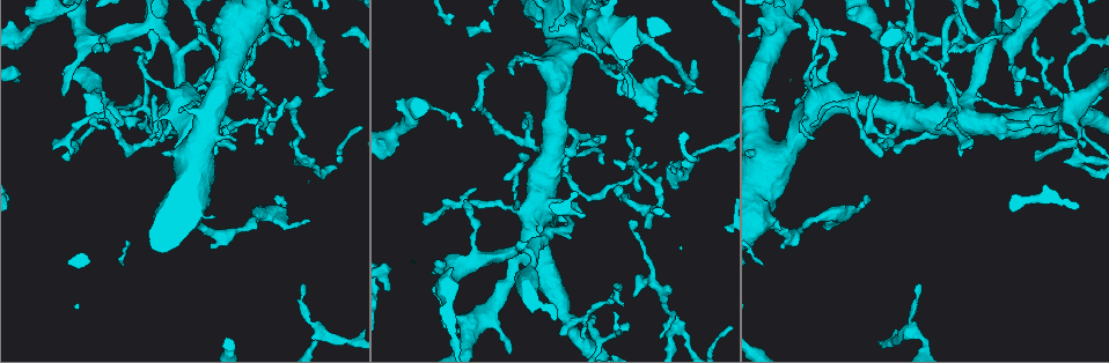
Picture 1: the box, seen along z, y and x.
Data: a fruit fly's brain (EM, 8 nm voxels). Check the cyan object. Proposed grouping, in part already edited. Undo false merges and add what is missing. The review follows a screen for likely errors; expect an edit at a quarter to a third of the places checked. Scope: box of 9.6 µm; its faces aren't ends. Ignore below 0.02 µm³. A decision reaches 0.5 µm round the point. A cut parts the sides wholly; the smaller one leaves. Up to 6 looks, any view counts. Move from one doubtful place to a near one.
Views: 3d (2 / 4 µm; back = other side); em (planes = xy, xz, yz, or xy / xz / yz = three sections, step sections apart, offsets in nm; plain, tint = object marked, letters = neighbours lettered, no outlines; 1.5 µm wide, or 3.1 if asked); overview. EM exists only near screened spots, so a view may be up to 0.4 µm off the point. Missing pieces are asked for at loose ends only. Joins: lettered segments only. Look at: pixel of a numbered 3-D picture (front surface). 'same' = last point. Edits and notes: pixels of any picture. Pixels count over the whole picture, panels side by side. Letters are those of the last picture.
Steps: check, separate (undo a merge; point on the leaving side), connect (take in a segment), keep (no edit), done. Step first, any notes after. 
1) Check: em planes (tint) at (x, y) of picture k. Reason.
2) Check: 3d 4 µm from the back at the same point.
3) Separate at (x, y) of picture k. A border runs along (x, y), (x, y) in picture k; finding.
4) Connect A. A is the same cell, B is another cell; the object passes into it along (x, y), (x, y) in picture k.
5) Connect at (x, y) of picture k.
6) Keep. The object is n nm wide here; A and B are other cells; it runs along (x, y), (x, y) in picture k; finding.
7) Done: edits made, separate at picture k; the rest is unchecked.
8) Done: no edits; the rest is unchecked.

Check: 3d 2 µm at (782, 247) of picture 1. Free end.

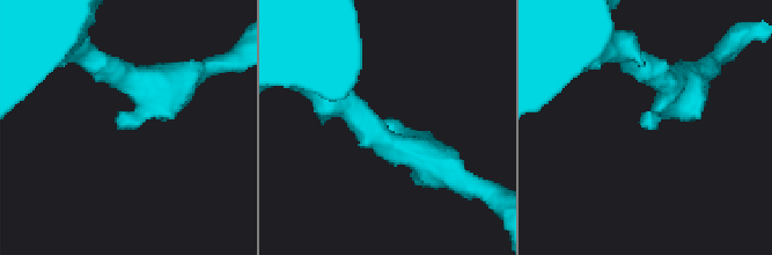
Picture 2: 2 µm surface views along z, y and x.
Check: em planes (tint) at (650, 126) of picture 2.

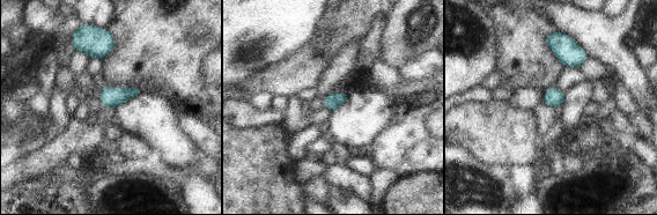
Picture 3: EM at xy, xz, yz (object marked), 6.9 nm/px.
Check: em planes (letters) at the same point. See the neighbours.

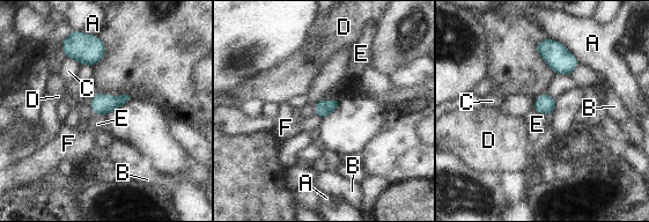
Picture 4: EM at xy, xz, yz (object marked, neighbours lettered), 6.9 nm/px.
Keep. The object is 120 nm wide here; A, B, C, D, E and F are other cells; a border runs along (322, 98), (339, 100) in picture 4; none of them fits.

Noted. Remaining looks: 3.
Check: 3d 2 µm from the back at (306, 285) of picture 1. Free end.

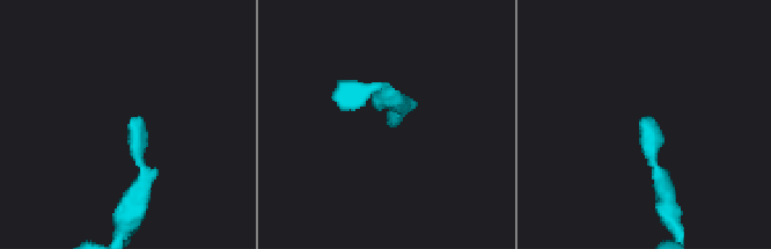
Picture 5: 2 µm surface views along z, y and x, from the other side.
Check: em yz step 8 (letters) at (133, 120) of picture 5.

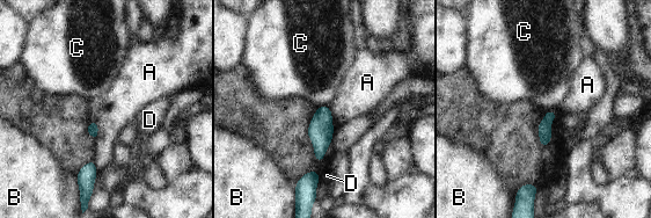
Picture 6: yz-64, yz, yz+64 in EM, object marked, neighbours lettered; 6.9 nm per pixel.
Check: em planes (letters) at the same point. Cut it another way.

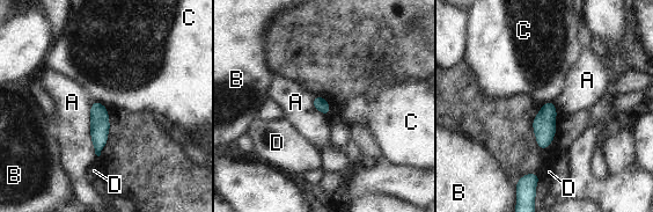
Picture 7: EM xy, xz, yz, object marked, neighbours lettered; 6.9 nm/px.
Keep. The object is 90 nm wide here; A, B, C and D are other cells; a border runs along (554, 101), (541, 106) in picture 7; none of them fits.

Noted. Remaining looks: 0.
Done: no edits; the rest is unchecked.

